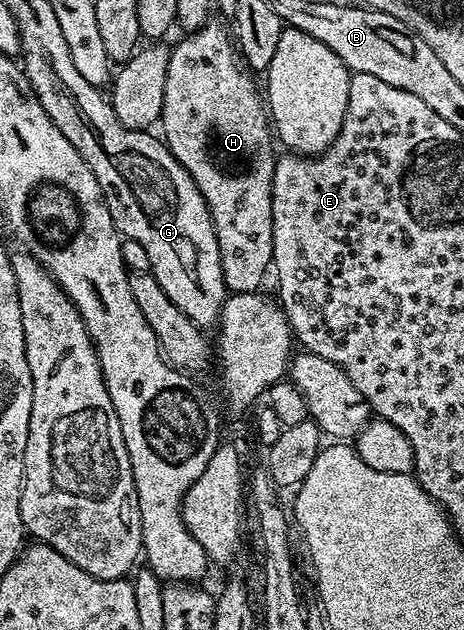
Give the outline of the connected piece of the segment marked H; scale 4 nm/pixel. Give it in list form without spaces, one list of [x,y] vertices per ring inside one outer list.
[[[210,19],[197,32],[182,38],[177,46],[169,49],[159,129],[162,129],[160,132],[171,155],[175,155],[177,162],[189,172],[209,208],[219,243],[226,290],[230,294],[255,293],[262,288],[265,272],[270,272],[273,263],[271,199],[279,153],[273,150],[275,133],[271,128],[271,118],[258,82],[257,85],[253,82],[254,74],[247,68],[226,26],[224,29],[216,19]]]

